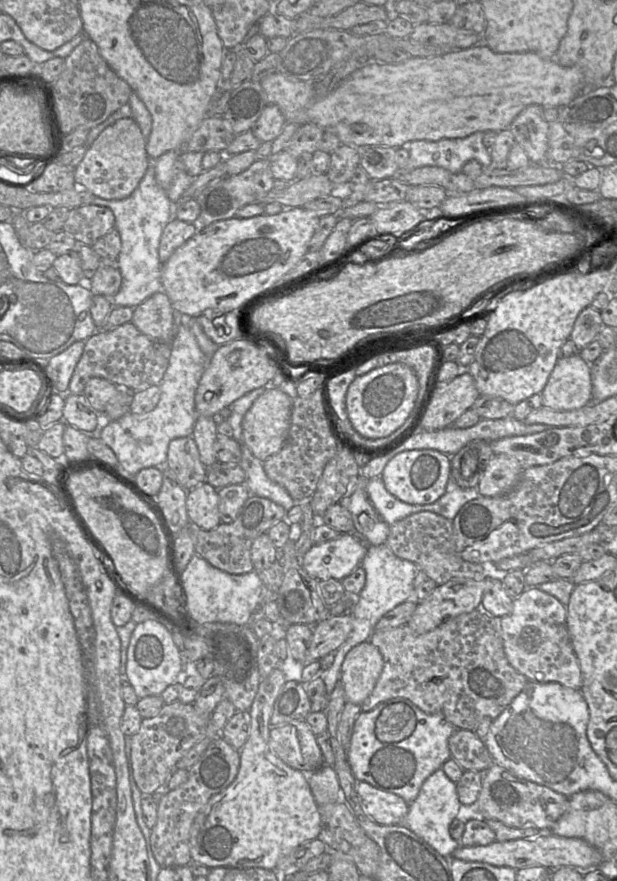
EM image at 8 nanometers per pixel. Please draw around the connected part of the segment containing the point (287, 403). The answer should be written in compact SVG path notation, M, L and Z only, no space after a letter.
M271 388L260 395L245 414L242 421L242 445L246 445L260 461L265 461L283 447L290 429L292 401L279 388Z

